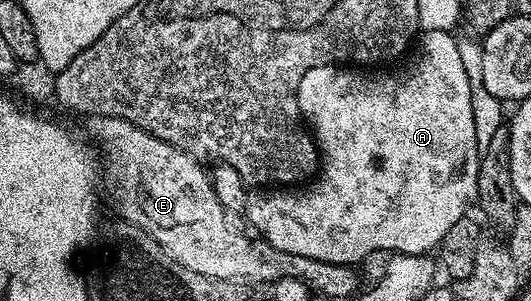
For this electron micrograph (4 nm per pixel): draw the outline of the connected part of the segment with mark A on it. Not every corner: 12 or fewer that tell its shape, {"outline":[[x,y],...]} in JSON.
{"outline":[[453,31],[375,80],[316,66],[313,183],[247,191],[265,243],[423,255],[478,199]]}

